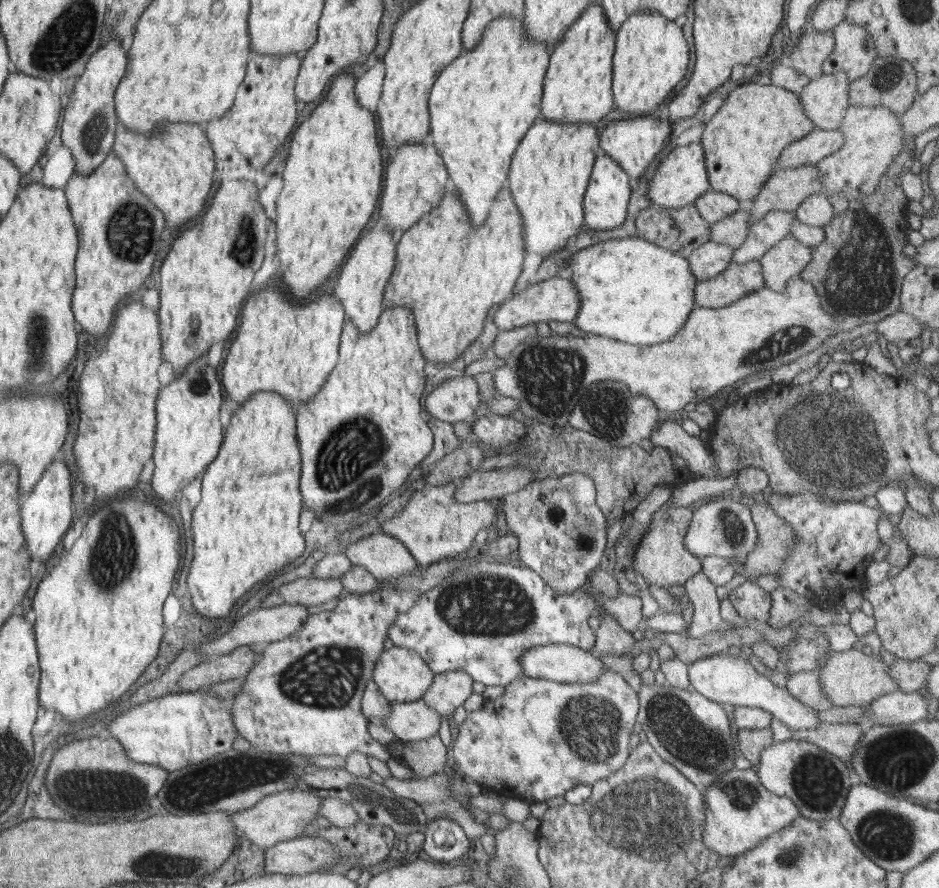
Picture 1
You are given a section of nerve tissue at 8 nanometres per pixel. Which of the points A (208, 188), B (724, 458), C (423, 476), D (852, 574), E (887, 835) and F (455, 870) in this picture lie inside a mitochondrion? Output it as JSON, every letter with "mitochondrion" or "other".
{"A":"other","B":"other","C":"other","D":"other","E":"mitochondrion","F":"other"}

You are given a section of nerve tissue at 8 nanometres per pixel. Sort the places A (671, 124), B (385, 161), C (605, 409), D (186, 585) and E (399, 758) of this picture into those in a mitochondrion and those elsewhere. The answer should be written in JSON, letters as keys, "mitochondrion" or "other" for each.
{"A":"other","B":"other","C":"mitochondrion","D":"other","E":"other"}

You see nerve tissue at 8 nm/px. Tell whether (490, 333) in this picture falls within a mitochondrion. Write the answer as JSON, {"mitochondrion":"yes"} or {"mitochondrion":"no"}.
{"mitochondrion":"no"}

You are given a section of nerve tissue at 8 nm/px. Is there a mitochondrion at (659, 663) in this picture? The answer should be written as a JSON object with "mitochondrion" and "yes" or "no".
{"mitochondrion":"no"}

